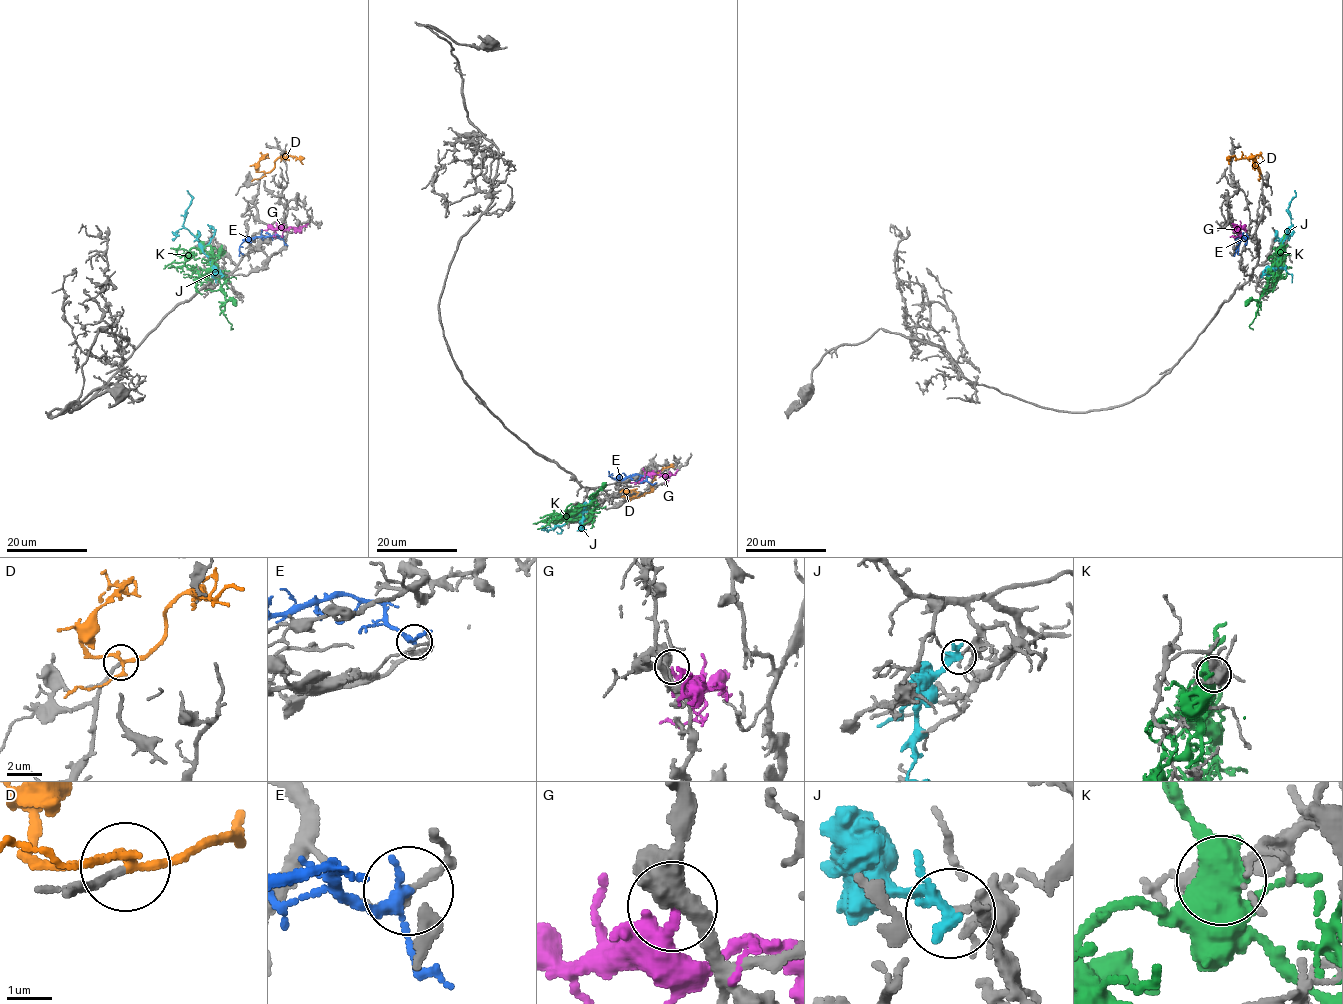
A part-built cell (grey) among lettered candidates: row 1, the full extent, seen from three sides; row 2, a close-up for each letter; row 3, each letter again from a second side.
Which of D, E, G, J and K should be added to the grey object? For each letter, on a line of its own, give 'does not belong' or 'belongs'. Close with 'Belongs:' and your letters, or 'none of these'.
D: belongs
E: does not belong
G: does not belong
J: does not belong
K: does not belong
Belongs: D

